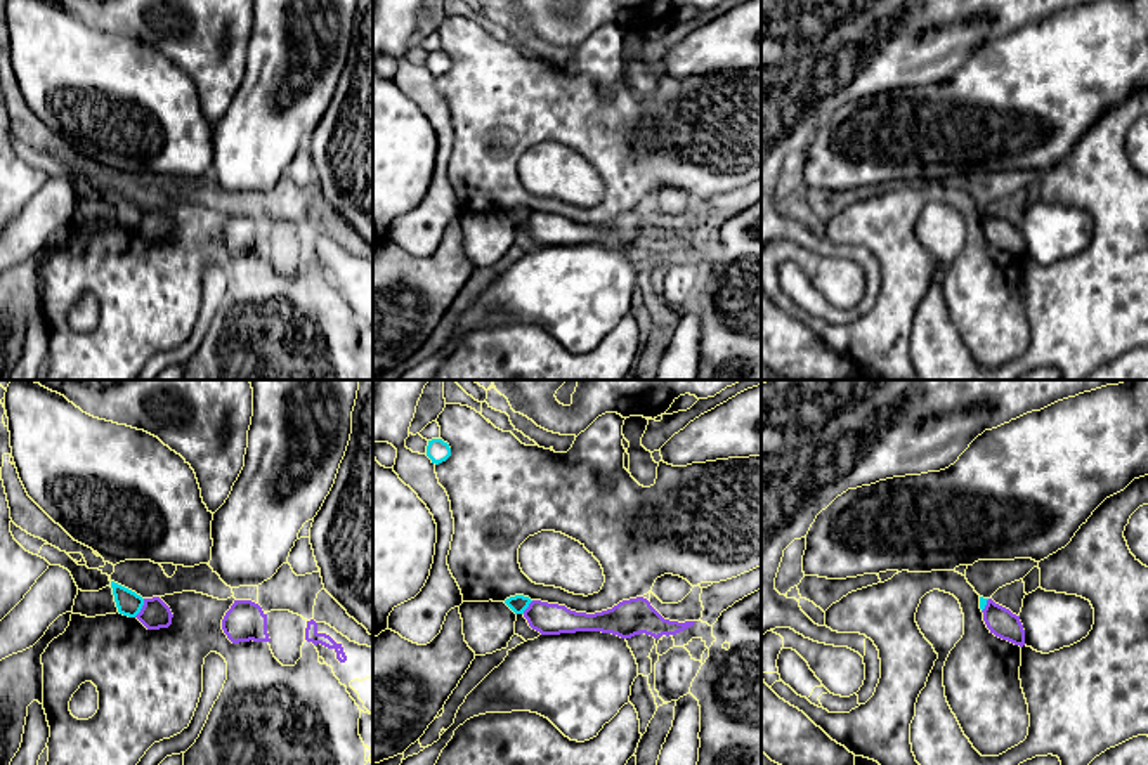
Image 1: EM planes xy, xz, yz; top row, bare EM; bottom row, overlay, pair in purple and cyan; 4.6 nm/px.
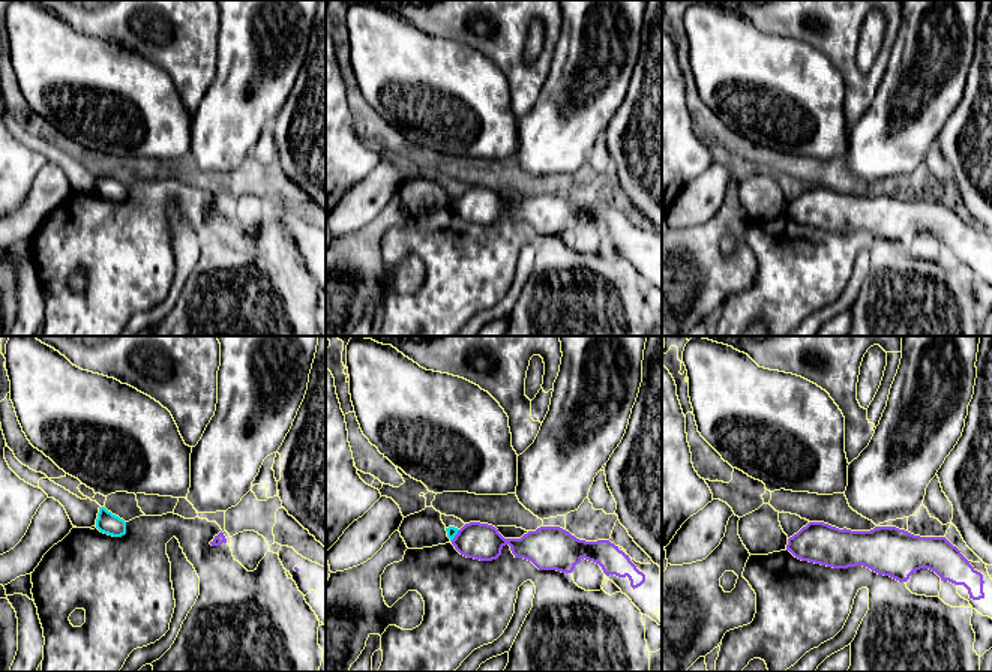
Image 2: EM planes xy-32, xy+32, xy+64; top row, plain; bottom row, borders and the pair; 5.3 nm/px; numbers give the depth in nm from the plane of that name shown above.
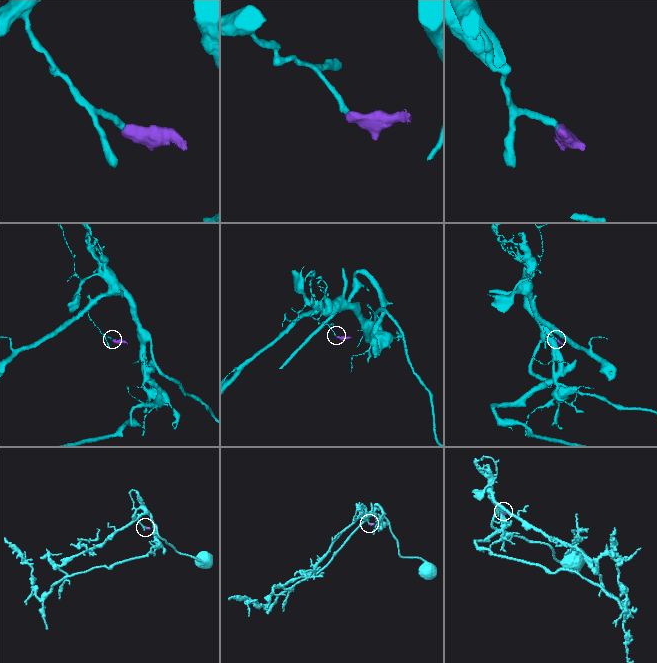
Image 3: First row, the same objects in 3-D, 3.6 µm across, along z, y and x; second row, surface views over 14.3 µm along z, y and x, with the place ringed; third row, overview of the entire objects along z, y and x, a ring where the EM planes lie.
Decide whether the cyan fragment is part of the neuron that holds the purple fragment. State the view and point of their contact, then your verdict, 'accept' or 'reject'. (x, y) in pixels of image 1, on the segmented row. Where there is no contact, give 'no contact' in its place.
meets purple in xy at (143, 608); reject

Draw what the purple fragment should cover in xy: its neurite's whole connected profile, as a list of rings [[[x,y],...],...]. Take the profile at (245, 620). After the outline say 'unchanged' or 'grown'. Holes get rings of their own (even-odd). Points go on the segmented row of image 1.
[[[234,600],[222,619],[222,630],[232,644],[271,642],[267,614],[251,600]]]; unchanged

